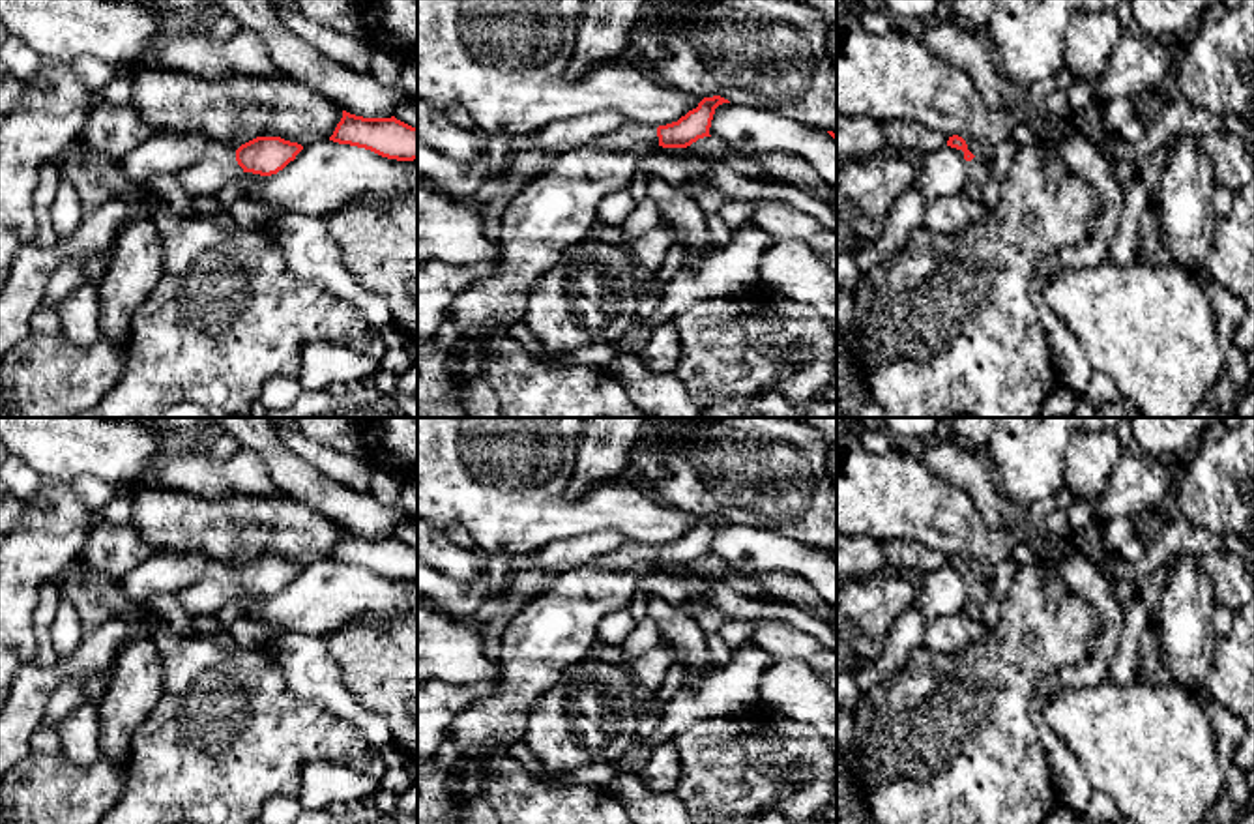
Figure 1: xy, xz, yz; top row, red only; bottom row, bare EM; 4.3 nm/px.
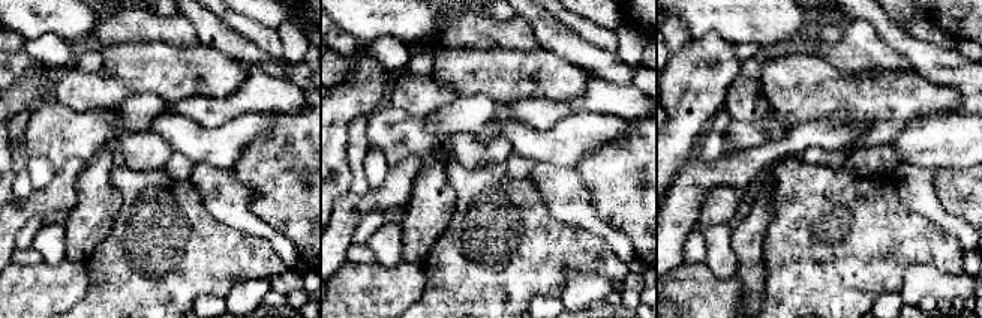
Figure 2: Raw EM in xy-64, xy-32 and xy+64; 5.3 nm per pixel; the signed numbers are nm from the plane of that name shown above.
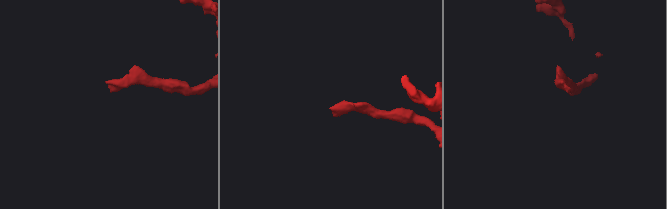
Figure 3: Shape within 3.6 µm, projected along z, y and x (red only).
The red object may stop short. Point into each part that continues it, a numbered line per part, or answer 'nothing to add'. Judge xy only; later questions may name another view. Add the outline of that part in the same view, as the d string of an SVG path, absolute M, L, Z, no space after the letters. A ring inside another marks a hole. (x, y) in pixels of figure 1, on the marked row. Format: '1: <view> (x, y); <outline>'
1: xy (218, 167); M213 140L204 155L193 167L183 169L178 178L187 191L211 197L223 185L240 180L241 174L243 169L236 161L236 150Z

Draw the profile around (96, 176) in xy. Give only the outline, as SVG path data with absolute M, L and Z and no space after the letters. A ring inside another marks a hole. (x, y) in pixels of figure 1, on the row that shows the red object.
M84 139L58 163L58 172L75 187L84 212L140 189L125 176L120 159L97 152Z

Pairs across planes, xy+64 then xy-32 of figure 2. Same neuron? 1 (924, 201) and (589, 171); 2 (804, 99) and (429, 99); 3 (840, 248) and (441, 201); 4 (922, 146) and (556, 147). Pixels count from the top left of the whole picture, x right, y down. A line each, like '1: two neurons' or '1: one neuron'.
1: two neurons
2: two neurons
3: two neurons
4: one neuron

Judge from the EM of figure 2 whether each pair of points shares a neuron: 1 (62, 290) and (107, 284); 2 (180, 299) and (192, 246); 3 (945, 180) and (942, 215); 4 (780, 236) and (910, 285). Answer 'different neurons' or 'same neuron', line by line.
1: different neurons
2: same neuron
3: different neurons
4: different neurons

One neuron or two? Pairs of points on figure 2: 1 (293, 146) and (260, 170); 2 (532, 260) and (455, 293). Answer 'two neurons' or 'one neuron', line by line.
1: one neuron
2: one neuron

